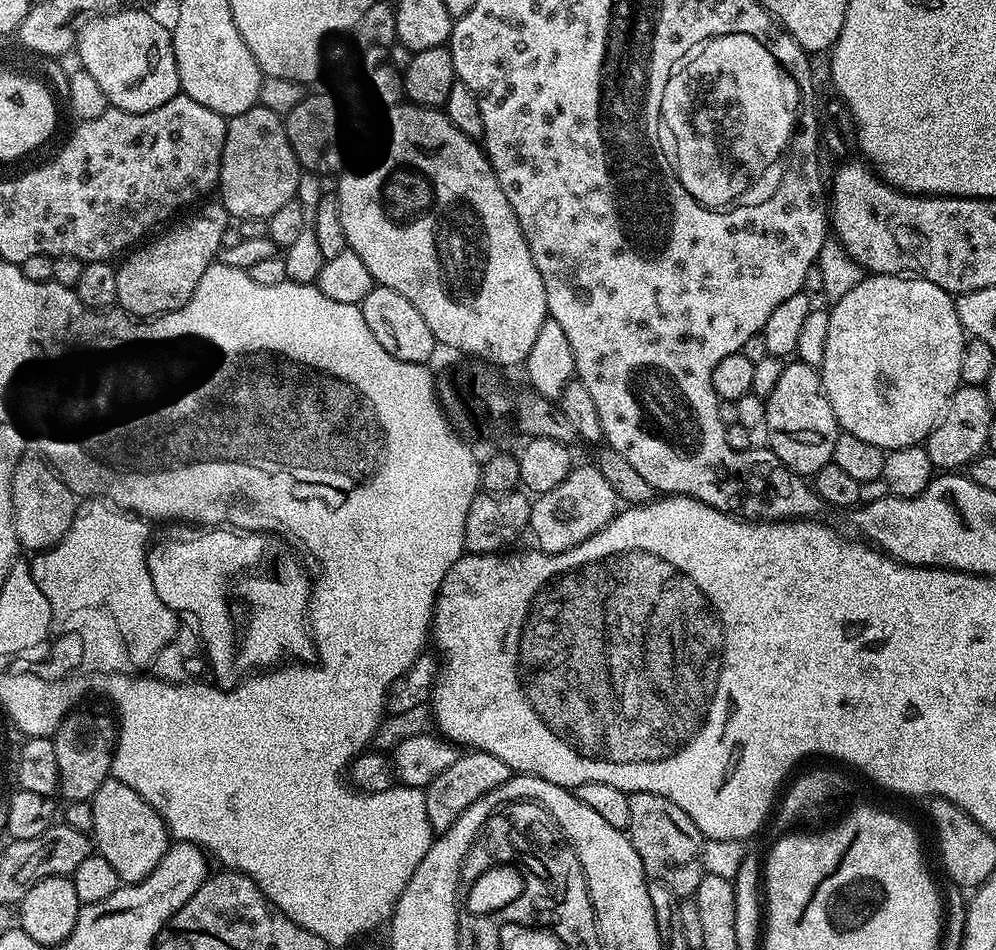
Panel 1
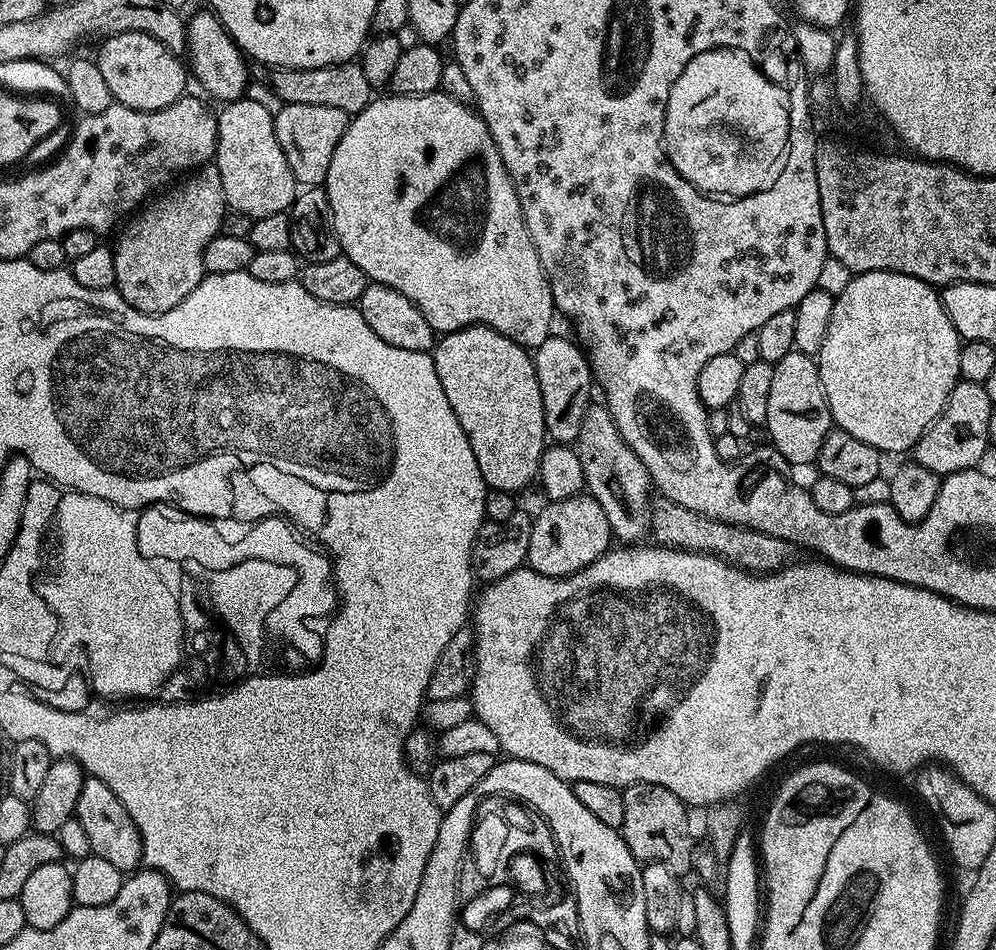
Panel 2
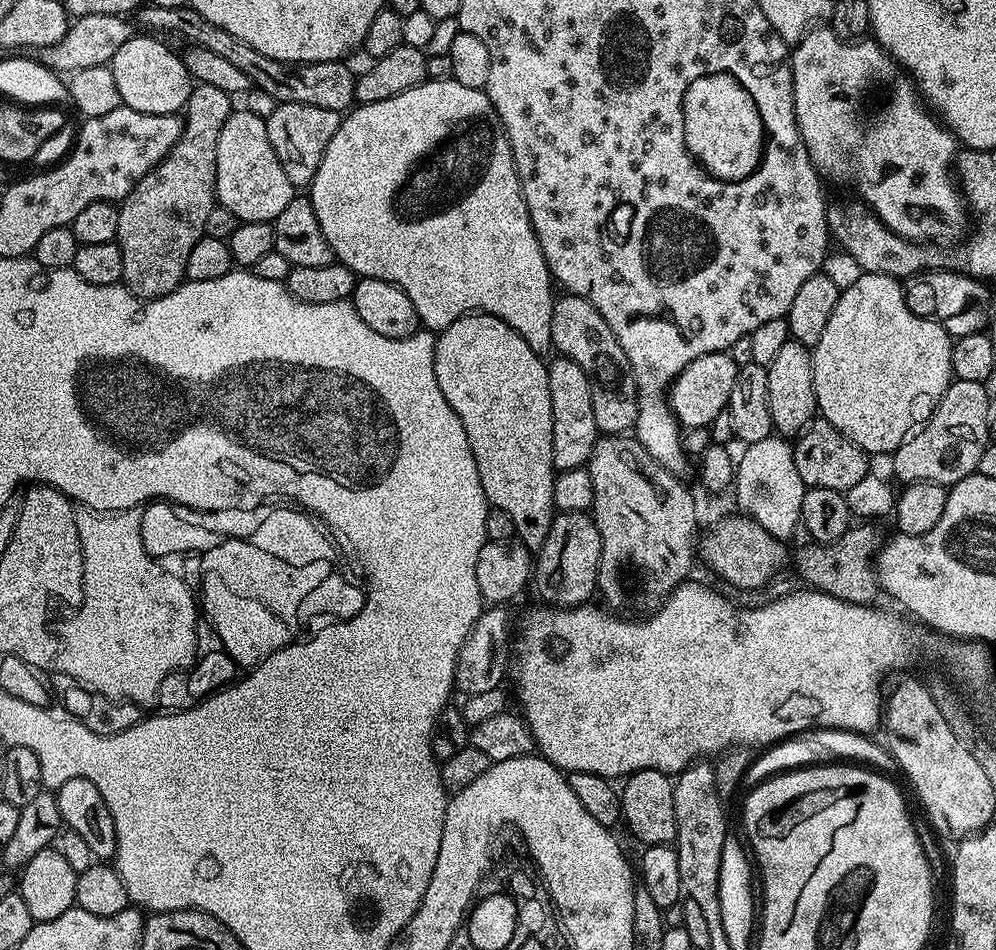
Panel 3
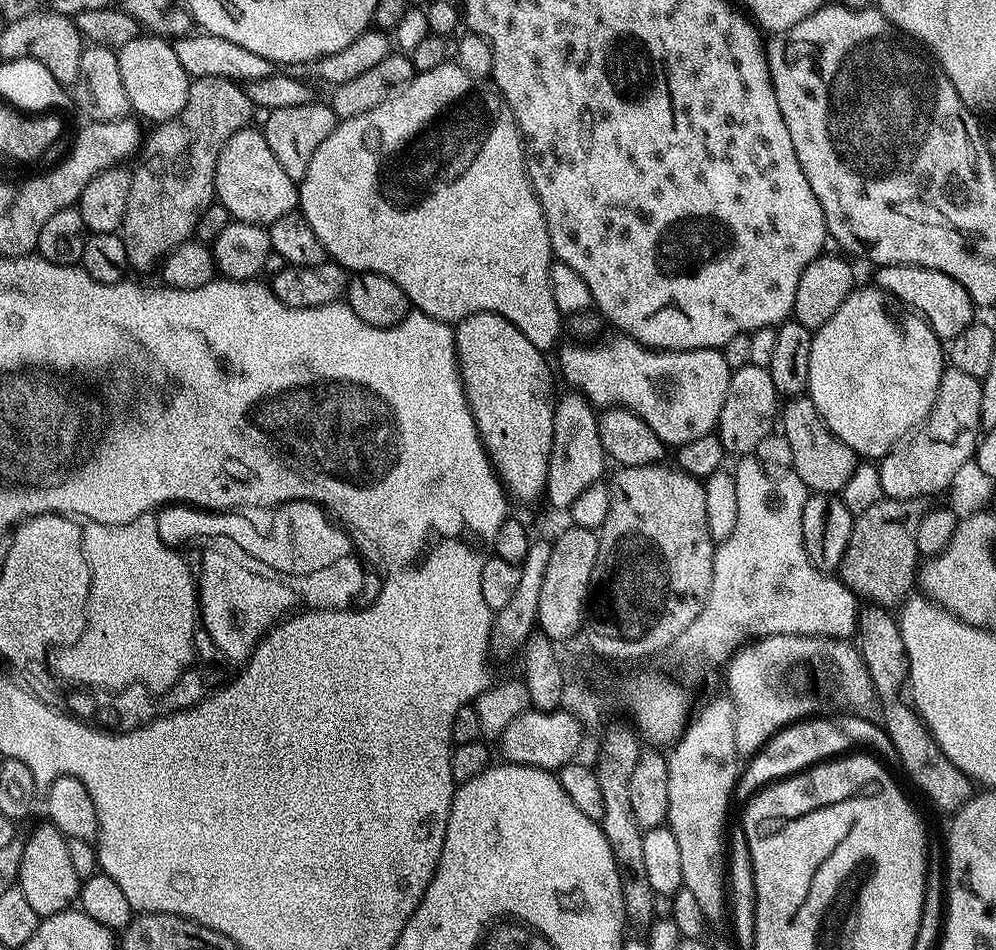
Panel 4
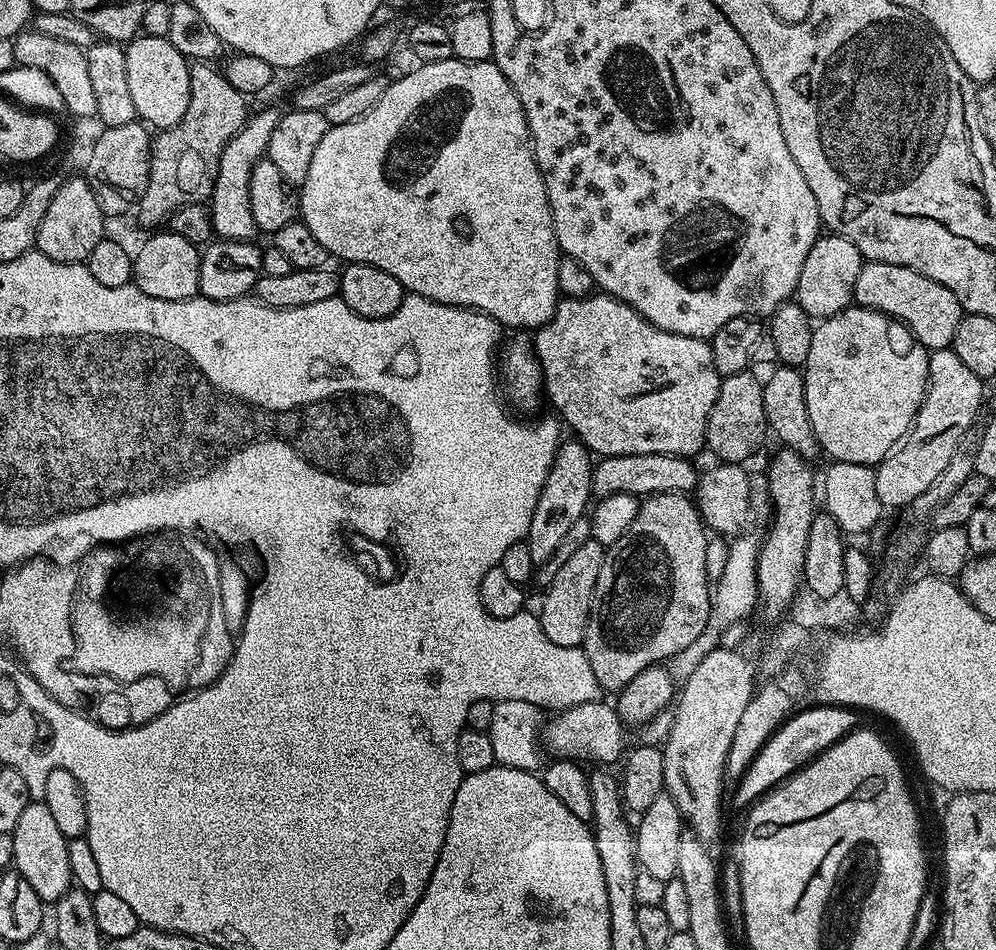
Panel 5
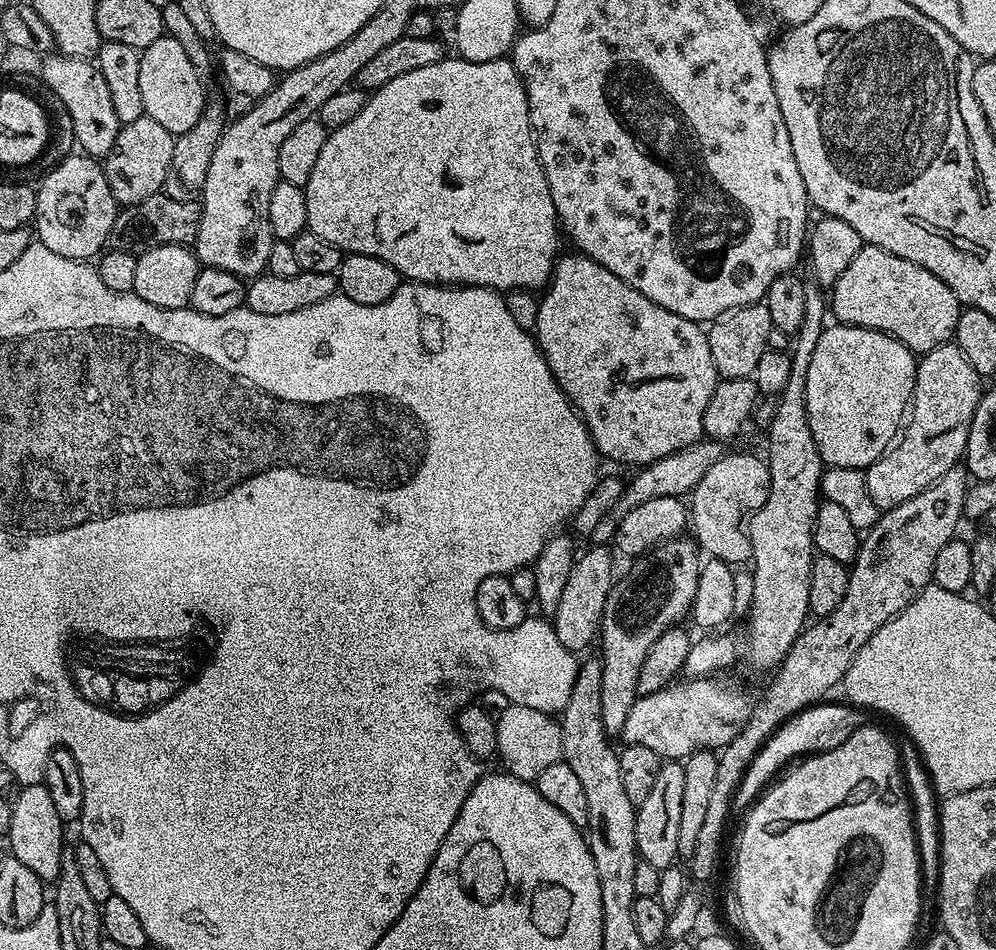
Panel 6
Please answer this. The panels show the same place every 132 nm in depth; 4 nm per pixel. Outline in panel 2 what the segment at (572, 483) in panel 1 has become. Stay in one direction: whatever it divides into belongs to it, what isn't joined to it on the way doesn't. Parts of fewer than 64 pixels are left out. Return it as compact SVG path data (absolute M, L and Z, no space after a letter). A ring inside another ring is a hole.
M581 494L545 505L532 522L527 567L547 576L573 576L609 551L614 540L610 522L606 522L606 514L593 496Z

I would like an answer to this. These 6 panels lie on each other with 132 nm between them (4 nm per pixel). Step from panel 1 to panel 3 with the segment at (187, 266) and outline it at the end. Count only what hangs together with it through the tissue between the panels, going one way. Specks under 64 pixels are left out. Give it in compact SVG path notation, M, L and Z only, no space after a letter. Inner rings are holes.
M196 84L193 87L190 98L186 105L186 113L183 117L184 129L178 138L176 145L166 154L166 158L162 158L162 162L158 162L158 166L154 166L148 171L143 178L141 178L134 186L134 190L130 190L130 194L125 196L123 200L119 201L118 207L120 213L118 214L118 234L116 235L114 243L122 250L122 274L124 279L122 281L125 288L137 296L139 300L157 300L166 294L170 294L175 288L180 287L186 280L186 261L190 258L190 250L194 250L194 246L199 242L204 234L204 227L206 226L206 218L210 214L210 210L216 207L218 201L216 199L216 155L218 154L218 134L222 134L222 126L226 126L226 118L234 110L233 97L228 93L218 90L218 86L206 86L205 84Z

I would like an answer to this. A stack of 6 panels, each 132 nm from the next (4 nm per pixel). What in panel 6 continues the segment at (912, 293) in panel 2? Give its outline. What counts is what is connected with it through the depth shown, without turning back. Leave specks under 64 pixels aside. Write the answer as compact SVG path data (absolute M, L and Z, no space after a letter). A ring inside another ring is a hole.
M839 322L825 327L824 333L818 338L818 346L814 346L814 355L810 358L810 370L806 375L806 402L805 410L808 415L810 433L813 434L814 442L817 444L817 452L823 463L829 468L859 468L866 470L879 456L884 455L892 447L902 428L902 421L906 416L906 409L912 402L912 391L916 385L917 357L902 342L898 342L890 334L870 330L853 324L842 324Z

